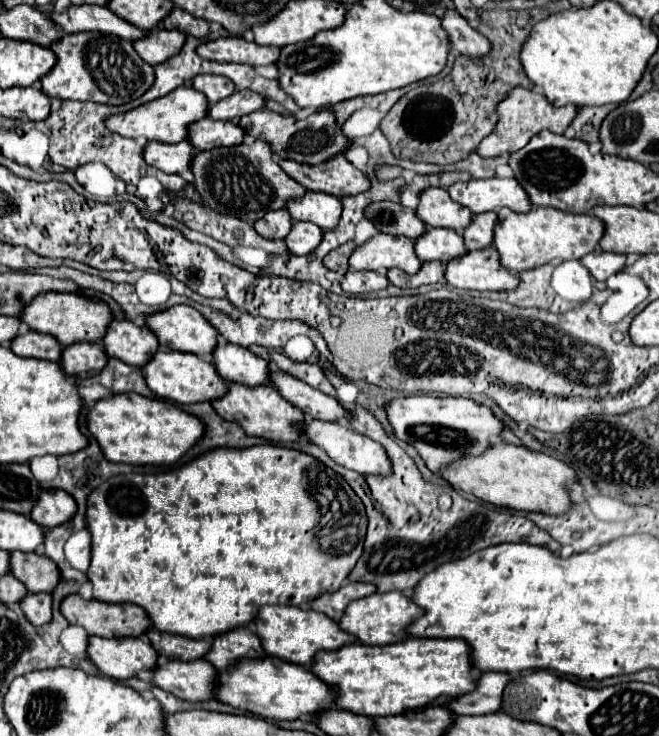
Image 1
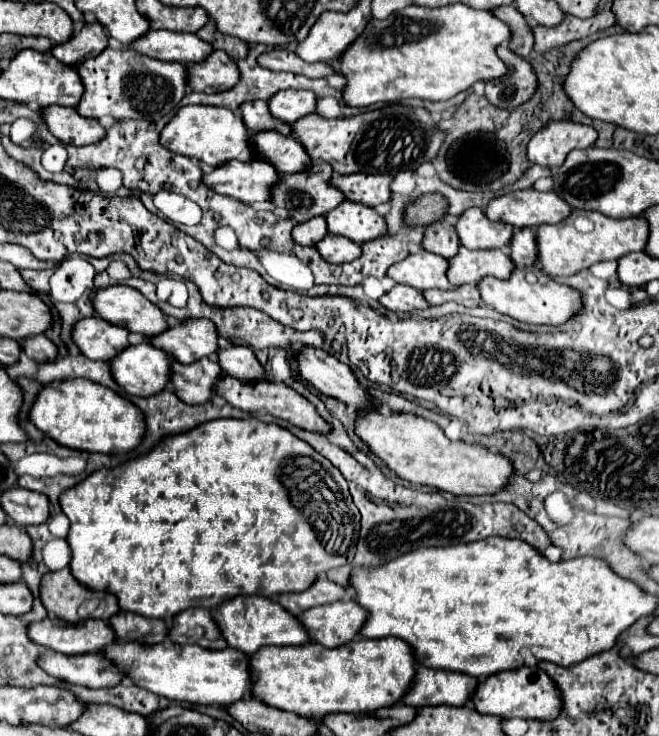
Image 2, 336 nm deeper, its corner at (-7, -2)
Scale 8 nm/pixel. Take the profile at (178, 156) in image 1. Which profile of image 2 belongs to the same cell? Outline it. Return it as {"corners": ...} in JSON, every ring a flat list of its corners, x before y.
{"corners":[[232,160,214,168,214,172,204,174,204,184,208,188,244,204,270,202,272,186,276,186,276,182,280,182,280,174,264,160]]}

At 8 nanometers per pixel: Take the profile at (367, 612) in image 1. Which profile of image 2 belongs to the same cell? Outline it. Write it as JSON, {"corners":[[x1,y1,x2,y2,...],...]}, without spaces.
{"corners":[[338,600,334,604,308,608,296,618,310,634,310,640,326,648,336,648,358,636,368,612,352,600]]}

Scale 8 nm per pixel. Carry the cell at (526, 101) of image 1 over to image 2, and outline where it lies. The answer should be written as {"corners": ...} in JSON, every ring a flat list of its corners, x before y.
{"corners":[[570,120,548,122,540,132,536,132,528,144,530,162,546,168,562,166,570,150,590,148,598,138,592,126,576,124]]}

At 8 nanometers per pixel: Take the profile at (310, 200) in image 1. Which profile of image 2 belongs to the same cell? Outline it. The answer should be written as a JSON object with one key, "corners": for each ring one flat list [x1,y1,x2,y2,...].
{"corners":[[350,200,342,202,338,208,326,214,328,232,346,236,356,244,364,244,388,234,388,226,384,216,380,216,374,208,364,204,354,204]]}

